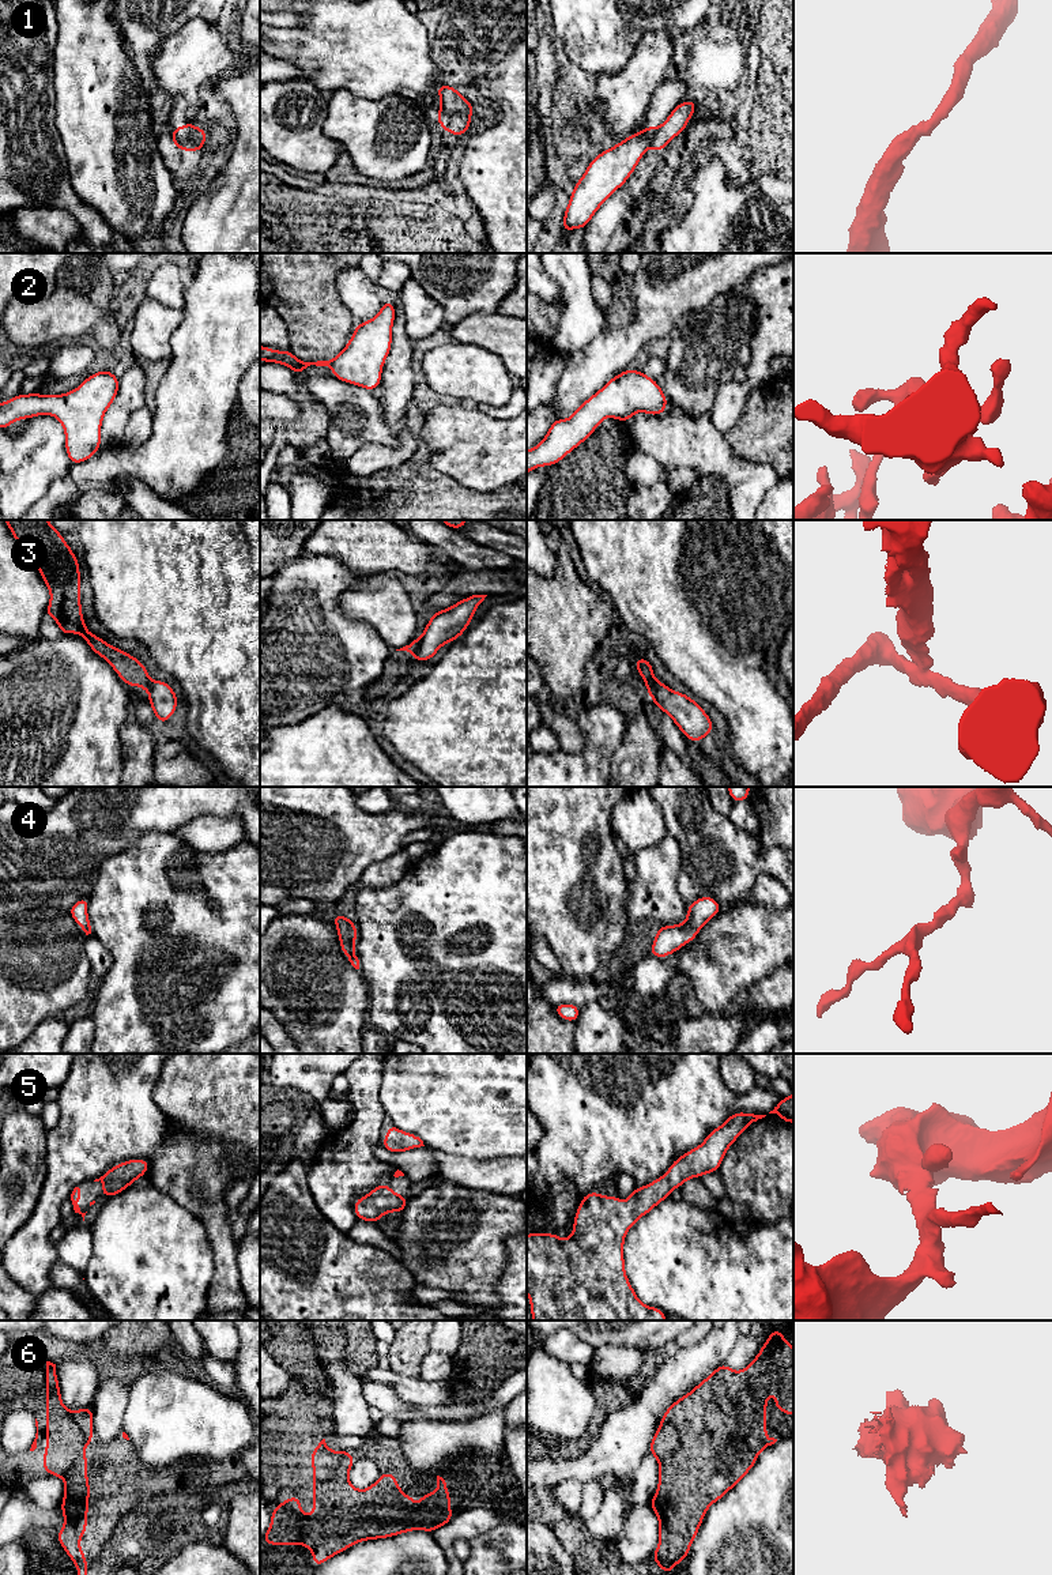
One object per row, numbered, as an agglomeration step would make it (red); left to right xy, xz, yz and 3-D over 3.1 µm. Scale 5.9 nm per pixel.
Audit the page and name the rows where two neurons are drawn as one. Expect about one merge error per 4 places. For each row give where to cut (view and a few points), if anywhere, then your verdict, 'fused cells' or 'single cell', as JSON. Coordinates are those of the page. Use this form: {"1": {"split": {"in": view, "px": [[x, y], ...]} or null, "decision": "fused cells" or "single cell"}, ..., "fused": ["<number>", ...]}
{"1": {"split": {"in": "xy", "px": [[173, 134], [180, 140], [195, 140], [203, 149]]}, "decision": "fused cells"}, "2": {"split": null, "decision": "single cell"}, "3": {"split": {"in": "xz", "px": [[419, 640], [419, 648], [414, 656]]}, "decision": "fused cells"}, "4": {"split": null, "decision": "single cell"}, "5": {"split": null, "decision": "single cell"}, "6": {"split": {"in": "yz", "px": [[664, 1421], [677, 1431], [679, 1446], [659, 1461]]}, "decision": "fused cells"}, "fused": ["1", "3", "6"]}

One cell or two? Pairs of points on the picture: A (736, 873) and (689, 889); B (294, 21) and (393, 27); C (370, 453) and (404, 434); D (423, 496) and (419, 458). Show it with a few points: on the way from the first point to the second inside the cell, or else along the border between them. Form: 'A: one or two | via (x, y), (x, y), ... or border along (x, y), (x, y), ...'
A: one | via (724, 873), (705, 873), (701, 877)
B: two | border along (306, 18), (304, 23), (297, 26), (274, 27)
C: one | via (381, 453), (393, 453), (402, 445)
D: two | border along (407, 462), (417, 468), (429, 467)

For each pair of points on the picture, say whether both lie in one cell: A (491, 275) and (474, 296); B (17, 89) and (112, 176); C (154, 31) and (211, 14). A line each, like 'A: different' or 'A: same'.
A: same
B: different
C: same

